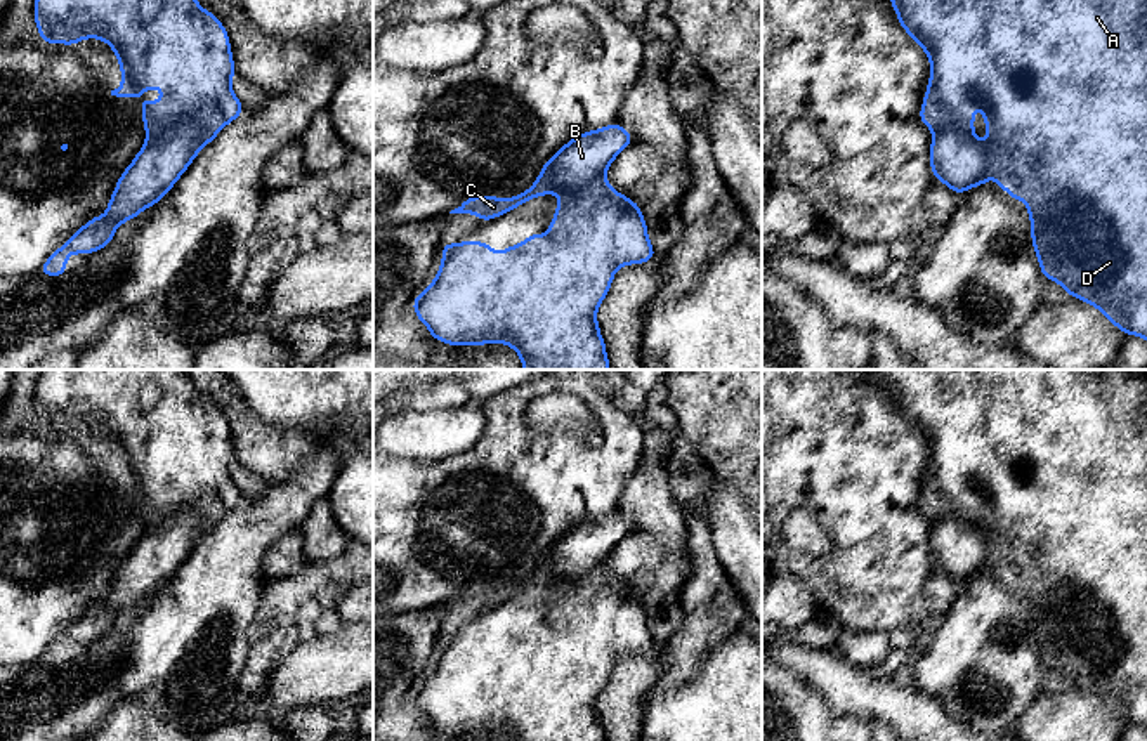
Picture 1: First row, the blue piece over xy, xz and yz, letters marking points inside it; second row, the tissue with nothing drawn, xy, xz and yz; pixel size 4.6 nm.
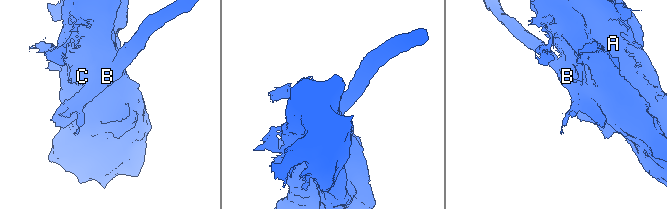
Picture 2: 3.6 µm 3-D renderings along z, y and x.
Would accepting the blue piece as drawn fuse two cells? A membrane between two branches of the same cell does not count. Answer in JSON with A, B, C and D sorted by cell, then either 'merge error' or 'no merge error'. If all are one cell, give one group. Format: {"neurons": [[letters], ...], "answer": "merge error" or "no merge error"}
{"neurons": [["A", "C", "D"], ["B"]], "answer": "merge error"}

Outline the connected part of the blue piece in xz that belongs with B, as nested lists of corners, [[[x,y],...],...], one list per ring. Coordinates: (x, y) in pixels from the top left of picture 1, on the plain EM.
[[[619,512],[573,526],[555,543],[552,555],[555,571],[564,576],[578,576],[606,562],[614,547],[632,531],[632,524]]]

